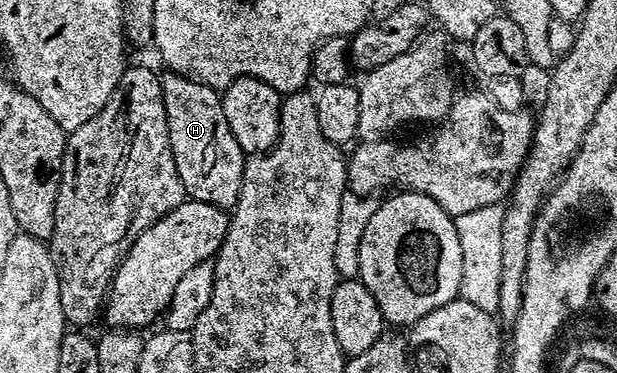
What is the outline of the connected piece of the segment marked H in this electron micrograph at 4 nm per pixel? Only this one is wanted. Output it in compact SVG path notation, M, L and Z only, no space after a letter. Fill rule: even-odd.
M190 76L162 77L165 118L169 122L169 142L181 174L183 191L192 200L209 202L224 210L234 209L243 177L245 154L225 122L223 97L208 84Z

